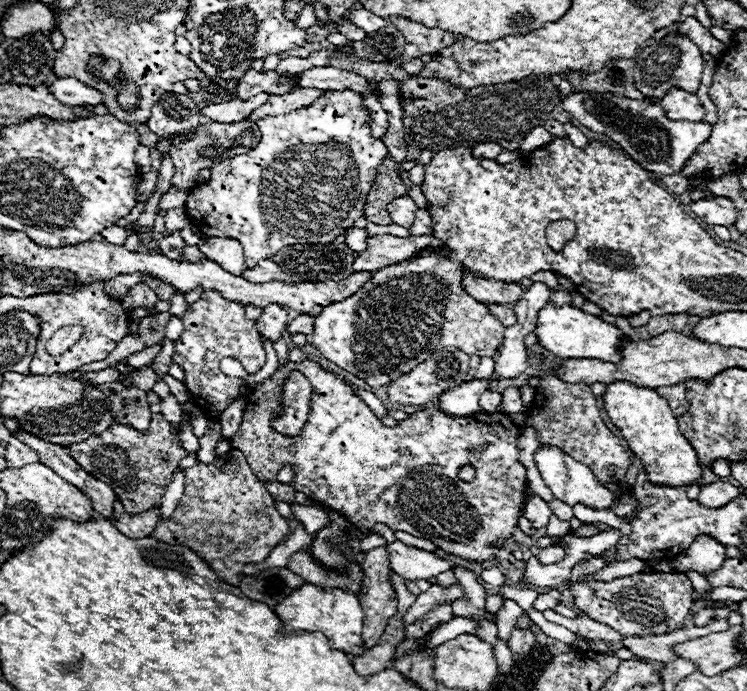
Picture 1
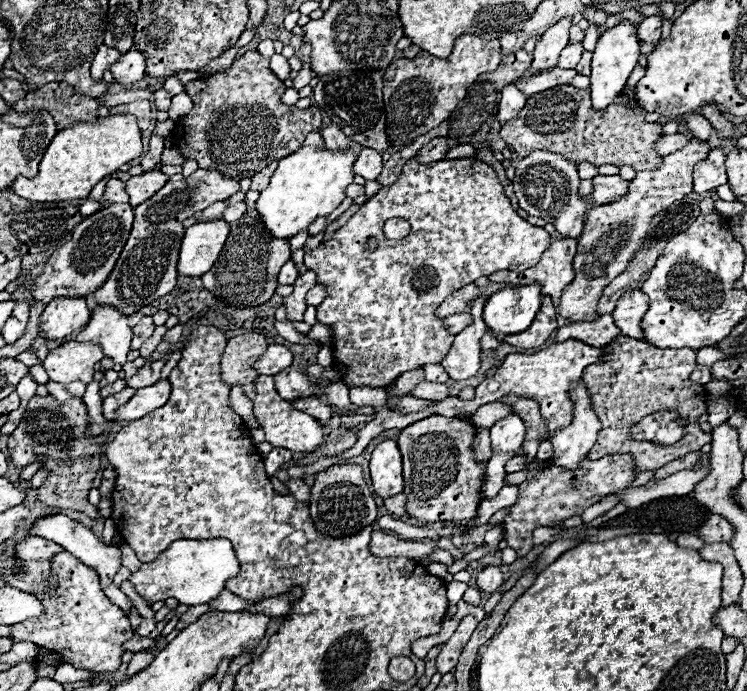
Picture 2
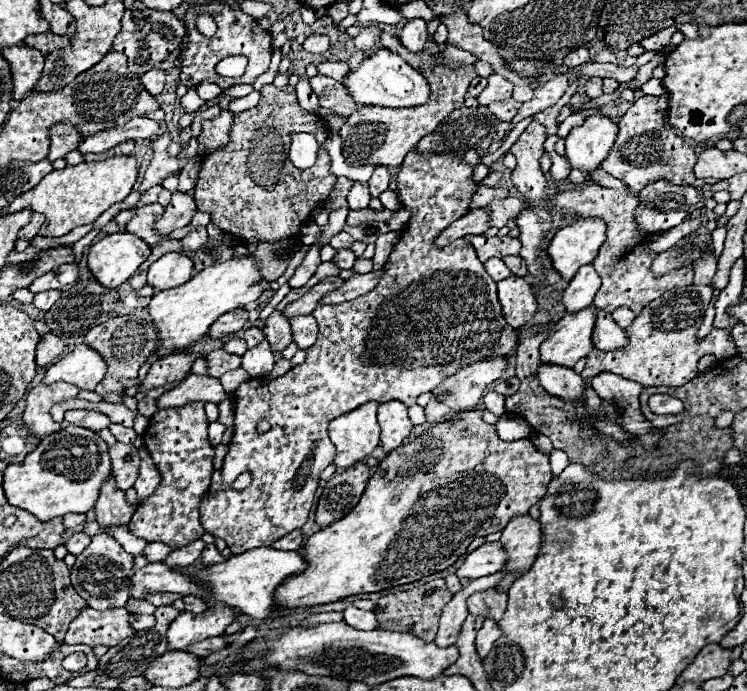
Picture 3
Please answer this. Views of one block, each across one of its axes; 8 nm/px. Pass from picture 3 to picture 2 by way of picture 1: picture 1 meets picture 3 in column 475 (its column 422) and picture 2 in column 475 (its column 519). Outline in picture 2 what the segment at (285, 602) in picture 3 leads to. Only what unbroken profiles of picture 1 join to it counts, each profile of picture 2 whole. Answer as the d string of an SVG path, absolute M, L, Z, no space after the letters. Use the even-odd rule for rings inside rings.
M428 416L412 426L406 426L400 436L398 436L398 446L404 458L404 494L408 496L406 500L406 512L408 516L418 520L418 522L472 522L476 518L478 506L480 506L480 492L484 484L484 474L486 474L486 462L480 464L476 462L476 452L472 448L476 436L476 428L468 424L466 420L460 418L446 418L446 416Z

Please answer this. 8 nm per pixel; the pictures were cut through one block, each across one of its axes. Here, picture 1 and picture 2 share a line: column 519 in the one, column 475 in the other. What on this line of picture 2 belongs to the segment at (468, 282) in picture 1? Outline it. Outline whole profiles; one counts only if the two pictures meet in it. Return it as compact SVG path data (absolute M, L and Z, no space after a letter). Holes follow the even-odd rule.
M468 284L464 288L452 292L452 296L448 296L440 304L440 310L436 310L436 312L440 318L446 318L446 316L458 314L458 312L466 312L468 306L478 298L478 294L480 294L480 288L476 284Z

